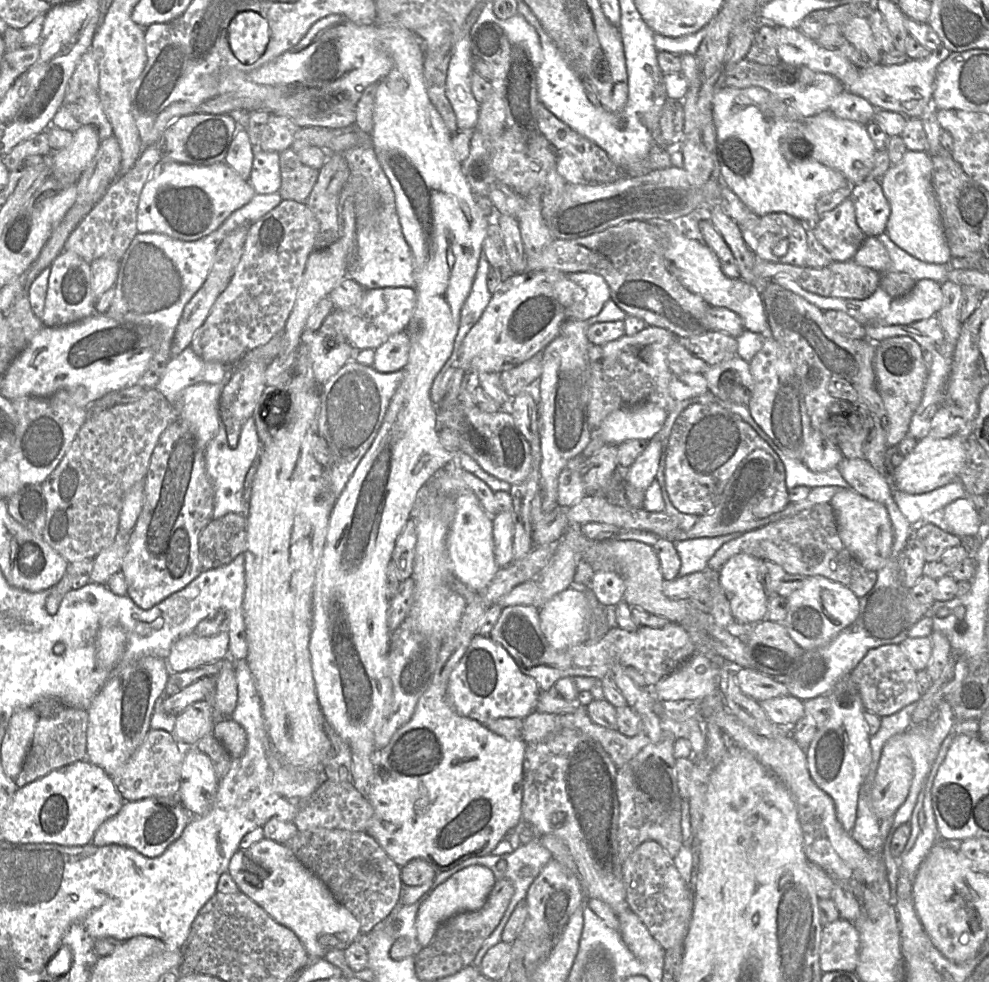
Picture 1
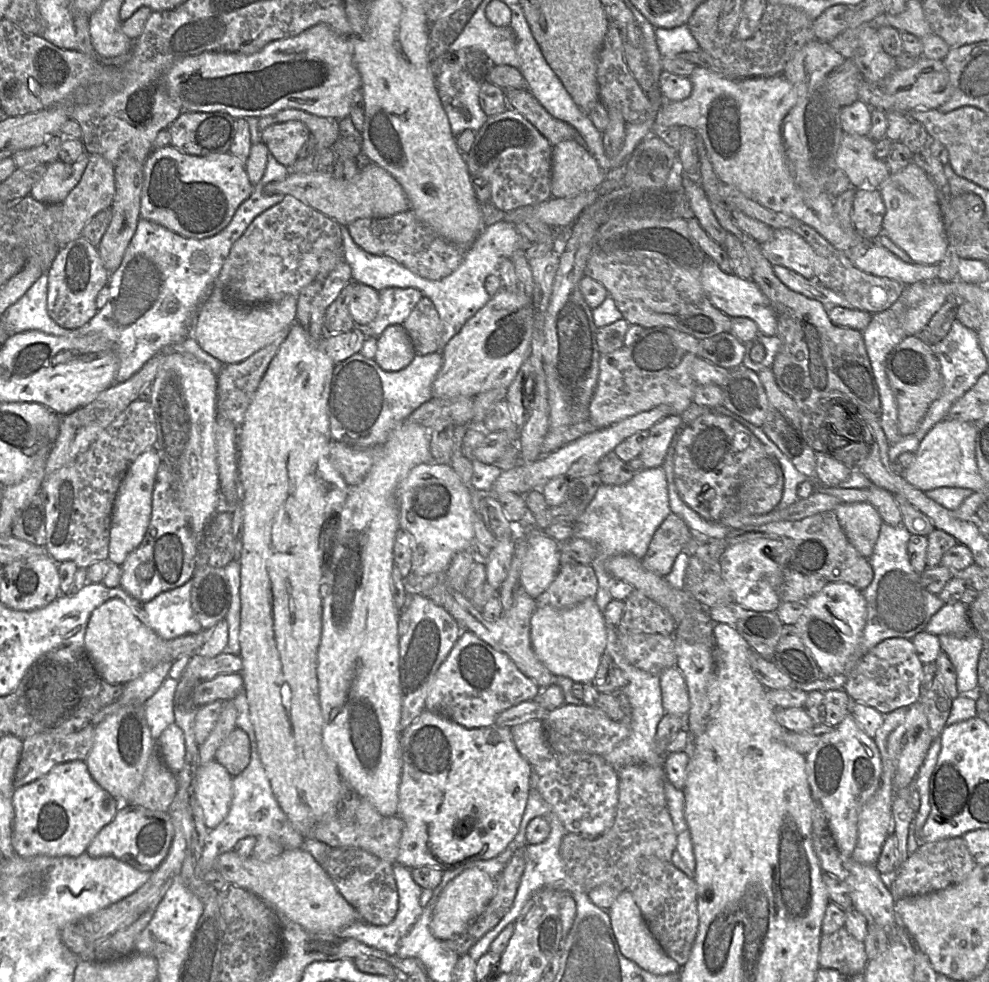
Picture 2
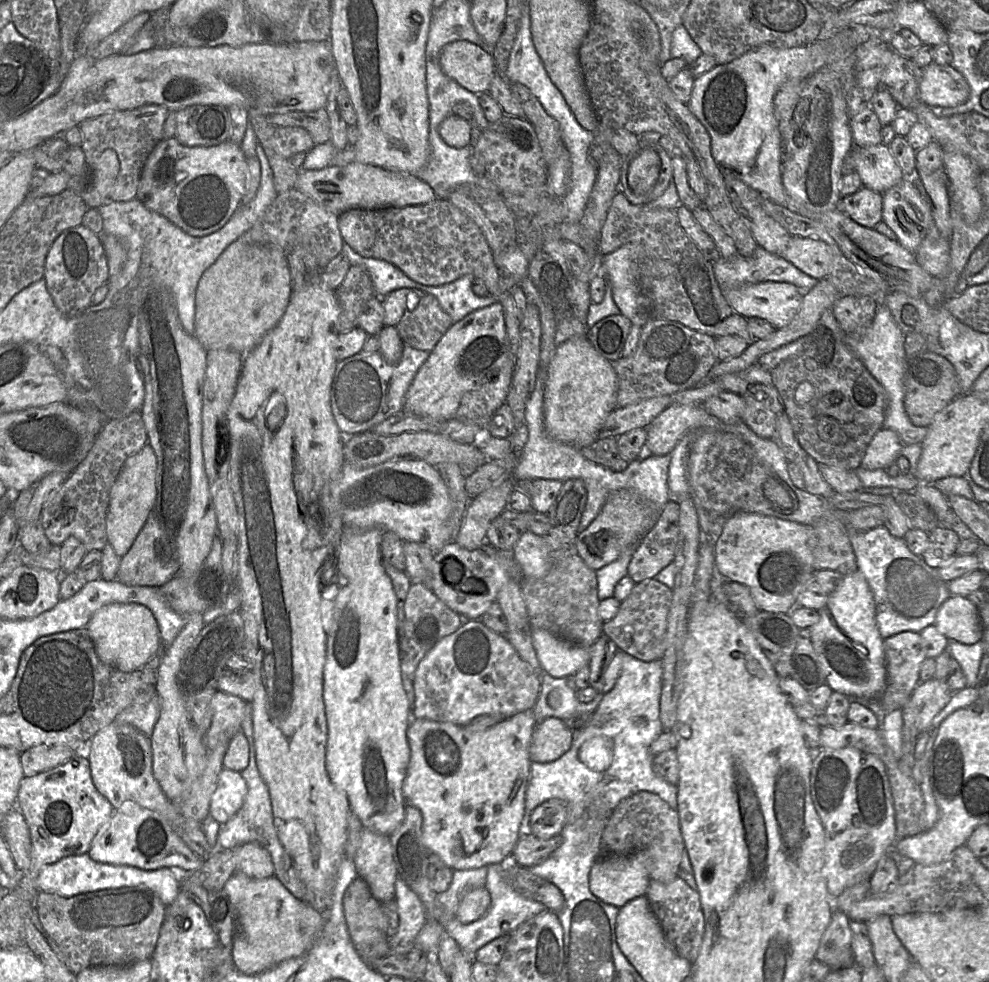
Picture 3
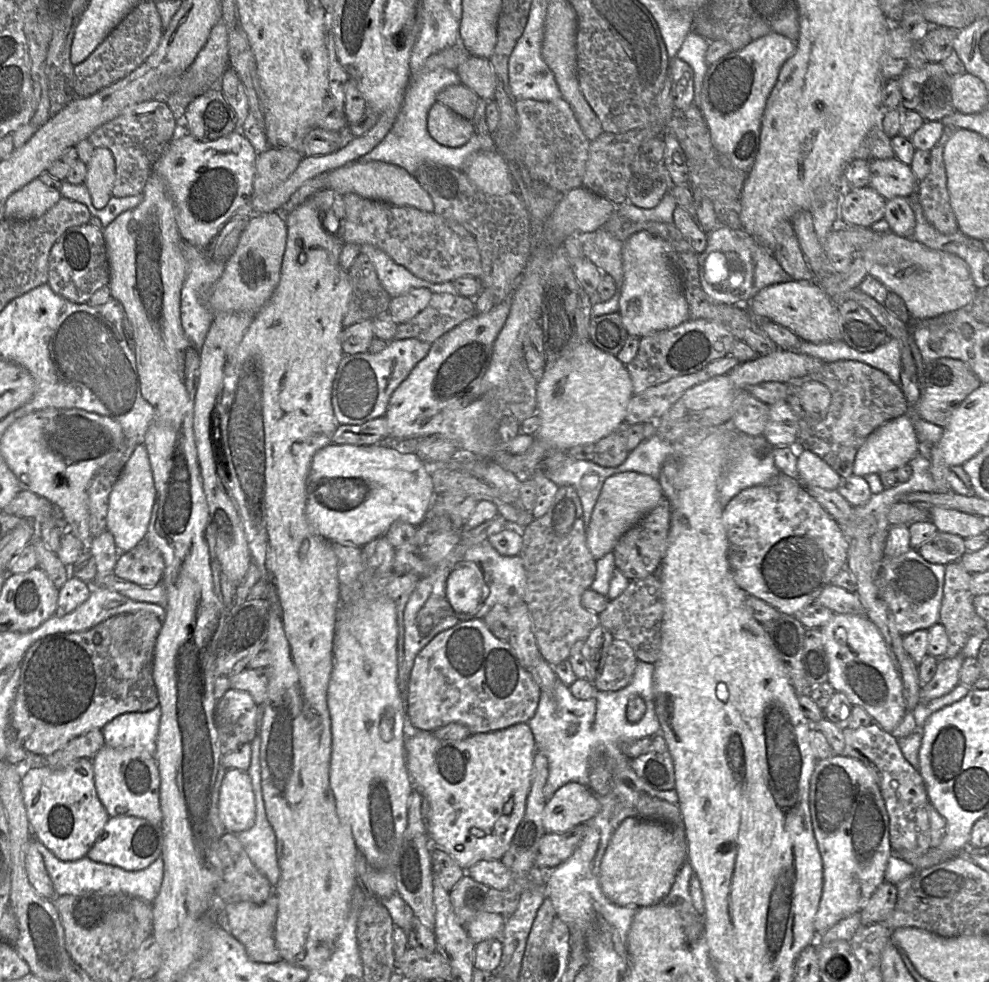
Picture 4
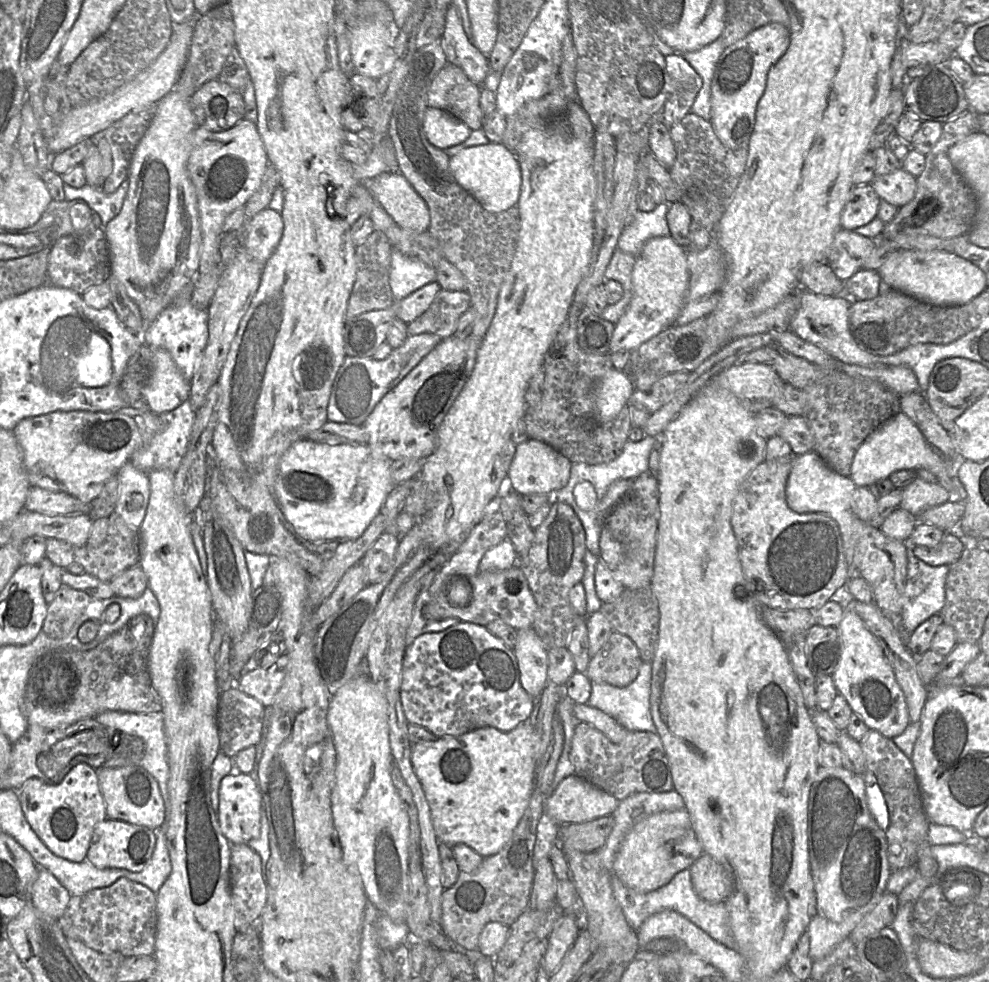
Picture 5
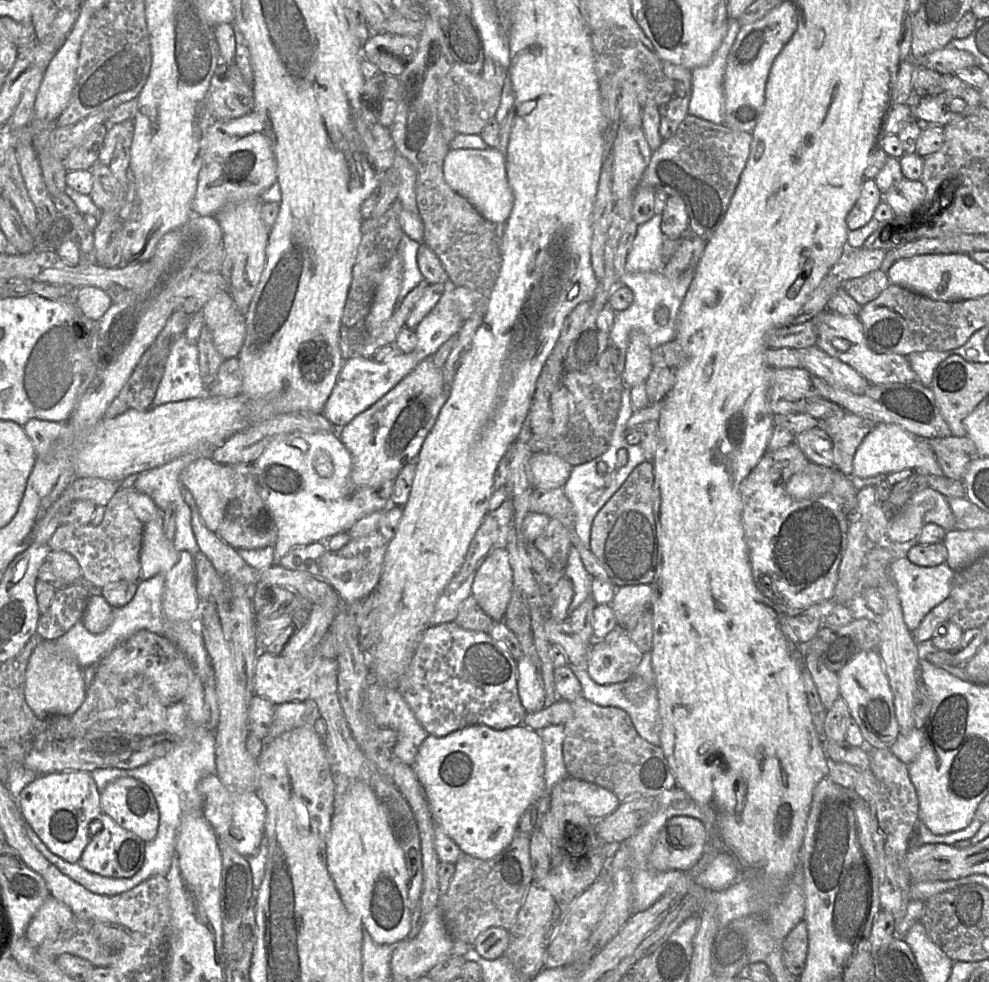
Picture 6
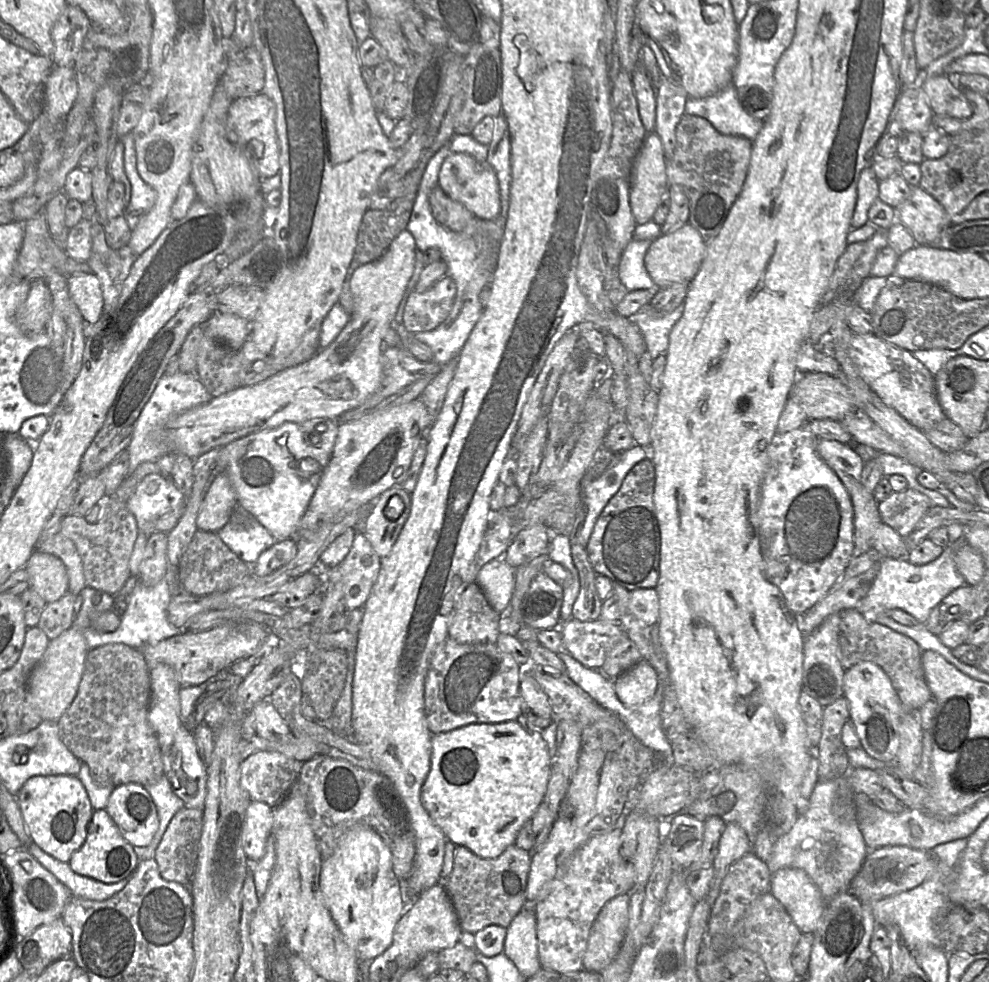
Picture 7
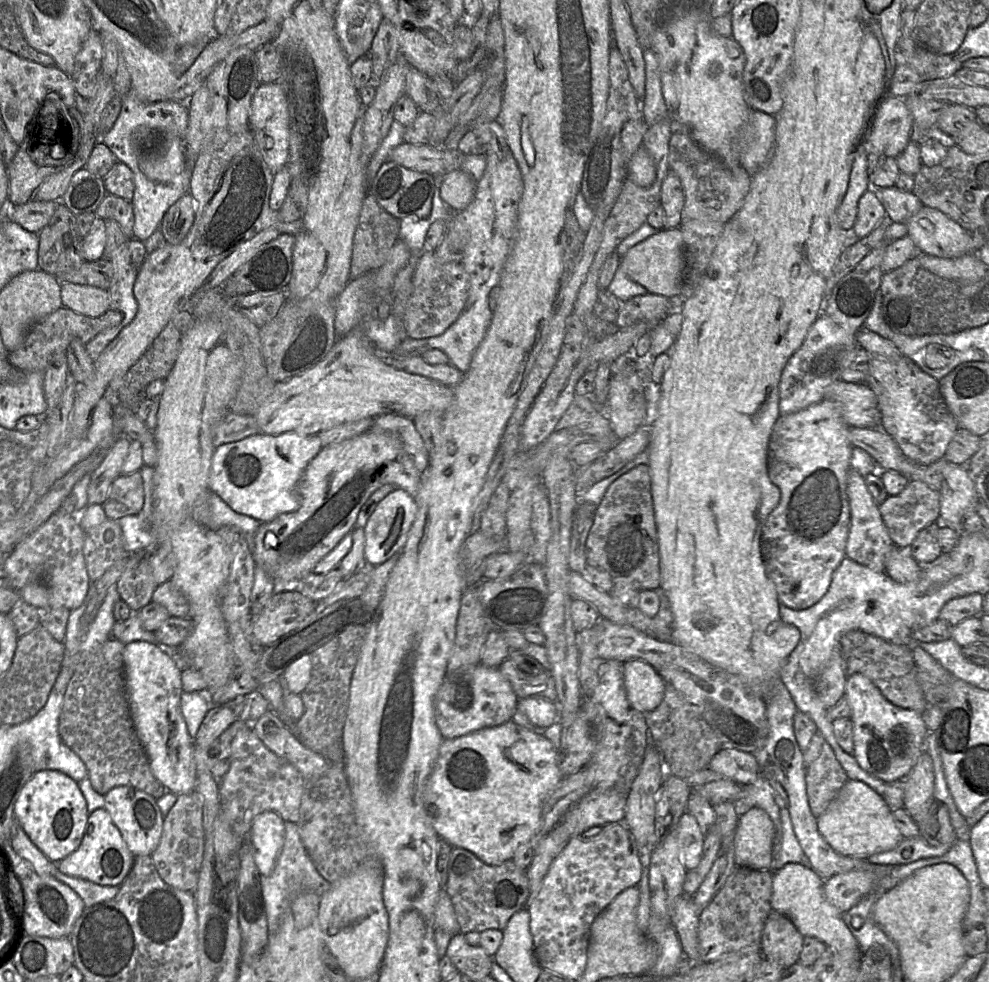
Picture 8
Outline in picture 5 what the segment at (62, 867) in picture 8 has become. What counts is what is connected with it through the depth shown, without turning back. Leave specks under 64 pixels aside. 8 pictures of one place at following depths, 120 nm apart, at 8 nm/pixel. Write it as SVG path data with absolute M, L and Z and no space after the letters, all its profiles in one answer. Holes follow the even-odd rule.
M108 817L99 824L93 833L85 860L97 868L120 868L132 872L142 870L154 850L154 830Z

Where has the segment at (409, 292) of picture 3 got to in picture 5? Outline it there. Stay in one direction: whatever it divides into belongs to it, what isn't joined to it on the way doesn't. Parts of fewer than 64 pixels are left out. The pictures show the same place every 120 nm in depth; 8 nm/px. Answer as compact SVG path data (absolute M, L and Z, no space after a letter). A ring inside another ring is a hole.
M432 282L416 290L408 297L395 301L393 304L396 318L406 324L411 323L429 308L439 290L439 284Z

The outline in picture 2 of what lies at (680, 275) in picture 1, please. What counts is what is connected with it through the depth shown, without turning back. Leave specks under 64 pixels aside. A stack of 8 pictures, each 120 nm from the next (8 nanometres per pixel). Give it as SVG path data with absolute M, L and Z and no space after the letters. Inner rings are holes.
M707 258L701 271L701 283L710 301L729 317L747 317L753 320L759 332L766 335L776 335L777 317L775 311L759 286L750 279L743 279L733 273L723 271L712 259Z

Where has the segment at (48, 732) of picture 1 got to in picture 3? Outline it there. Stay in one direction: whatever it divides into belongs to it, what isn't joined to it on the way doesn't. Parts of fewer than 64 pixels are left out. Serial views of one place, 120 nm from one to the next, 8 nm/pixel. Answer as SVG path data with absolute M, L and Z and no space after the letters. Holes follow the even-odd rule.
M90 741L74 745L40 744L20 753L23 775L33 776L64 763L73 756L86 756L85 749Z

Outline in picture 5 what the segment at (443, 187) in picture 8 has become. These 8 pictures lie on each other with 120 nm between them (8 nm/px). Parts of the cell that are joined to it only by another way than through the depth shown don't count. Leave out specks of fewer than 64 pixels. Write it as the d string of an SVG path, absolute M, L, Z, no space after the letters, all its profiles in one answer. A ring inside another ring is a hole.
M488 143L462 149L449 158L450 171L457 183L471 193L491 213L516 205L521 187L521 173L515 156L502 143Z

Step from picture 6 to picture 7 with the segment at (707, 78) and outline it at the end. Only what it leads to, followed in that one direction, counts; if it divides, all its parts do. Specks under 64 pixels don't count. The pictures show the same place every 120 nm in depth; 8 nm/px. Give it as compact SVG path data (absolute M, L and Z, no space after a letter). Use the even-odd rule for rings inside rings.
M733 83L713 95L688 98L685 114L706 119L721 134L742 136L750 141L764 124L764 120L752 117L743 109Z

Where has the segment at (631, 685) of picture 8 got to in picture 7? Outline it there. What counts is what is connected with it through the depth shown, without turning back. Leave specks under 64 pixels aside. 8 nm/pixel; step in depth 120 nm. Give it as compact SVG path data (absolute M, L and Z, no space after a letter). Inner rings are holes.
M643 659L614 680L615 693L628 708L637 708L648 702L654 696L657 686L655 670Z

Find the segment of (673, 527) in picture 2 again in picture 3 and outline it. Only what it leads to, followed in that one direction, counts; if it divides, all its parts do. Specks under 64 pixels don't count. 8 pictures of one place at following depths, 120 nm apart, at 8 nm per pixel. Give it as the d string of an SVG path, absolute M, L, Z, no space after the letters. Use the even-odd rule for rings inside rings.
M669 500L655 526L638 542L627 575L635 584L654 578L675 557L679 538L679 505Z

